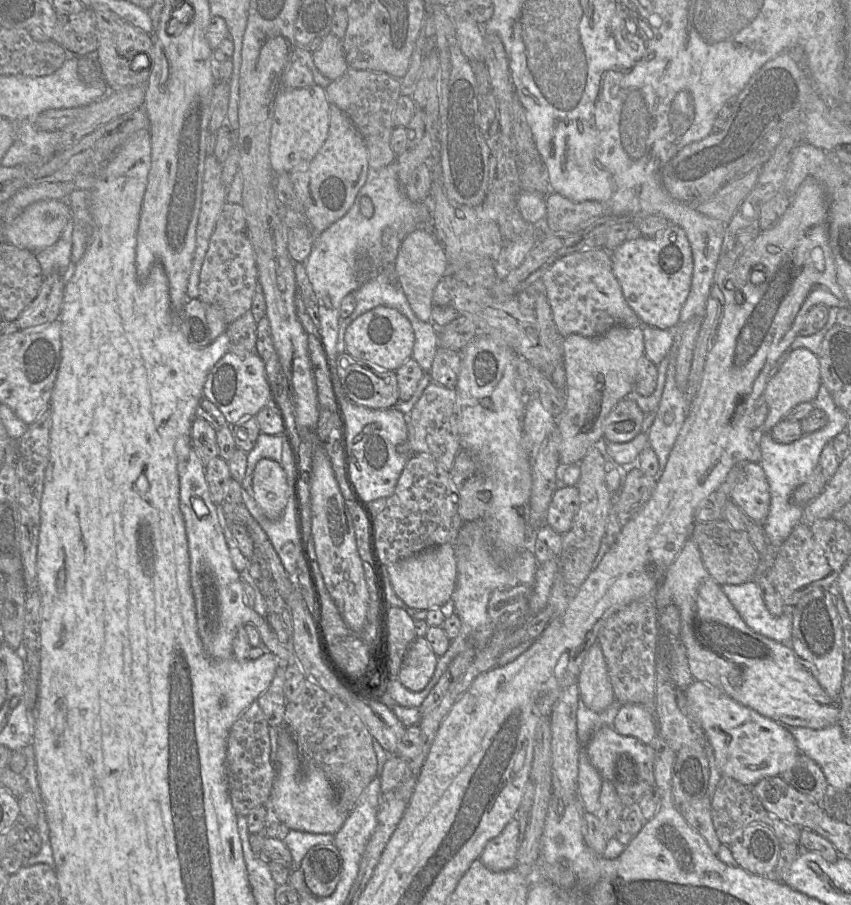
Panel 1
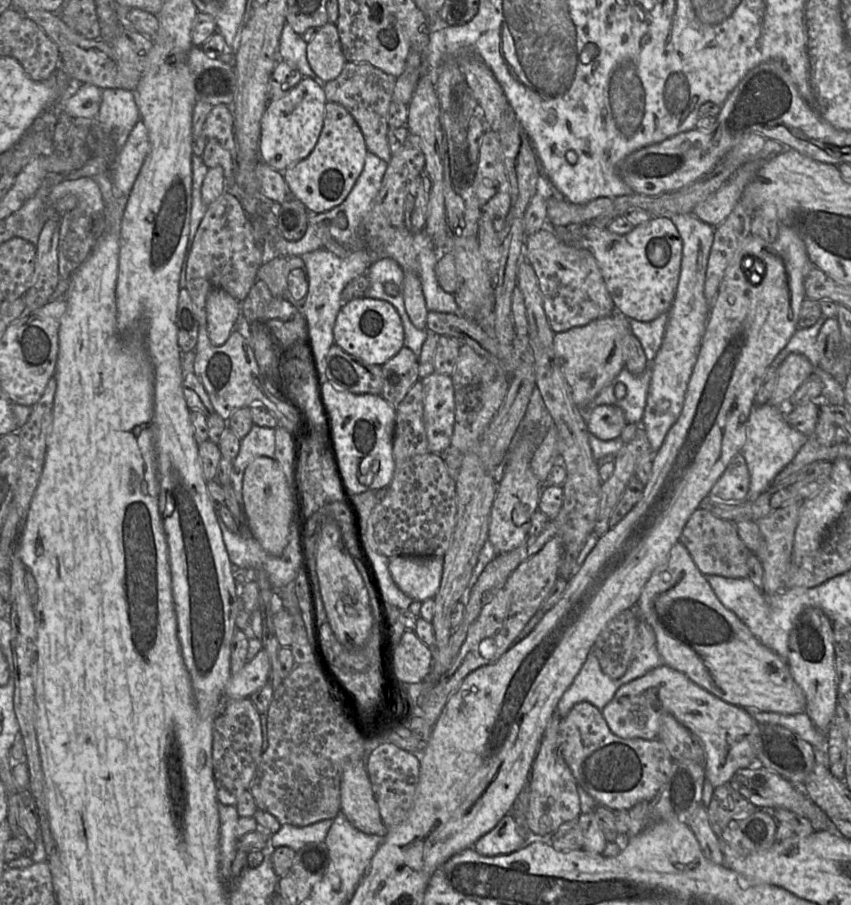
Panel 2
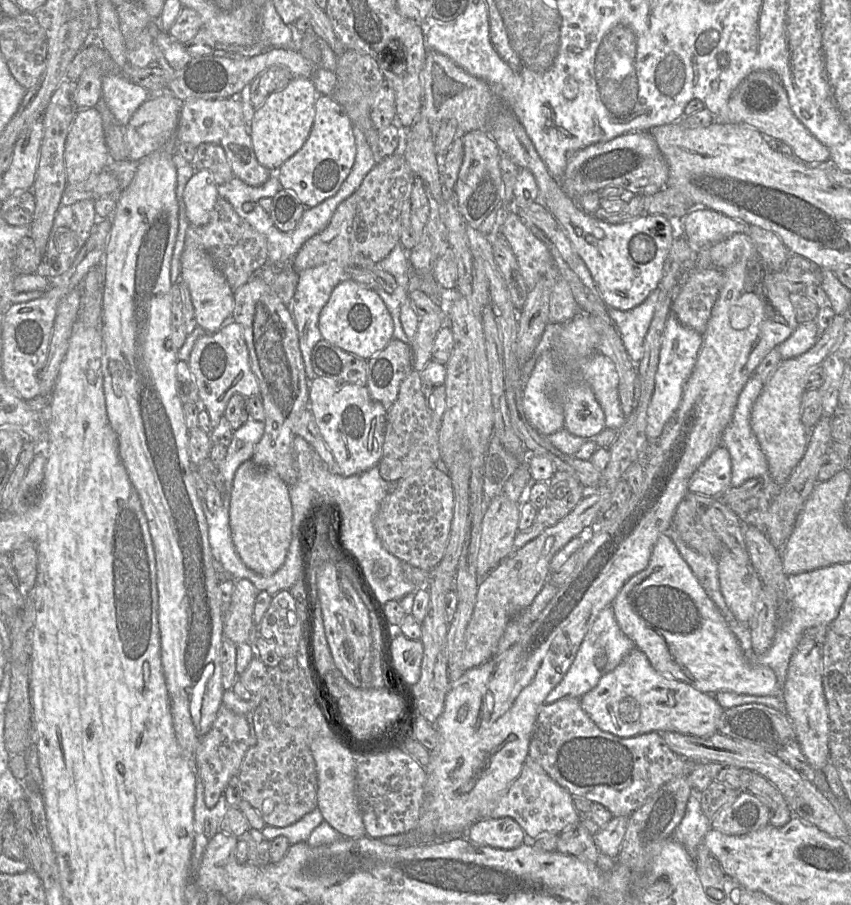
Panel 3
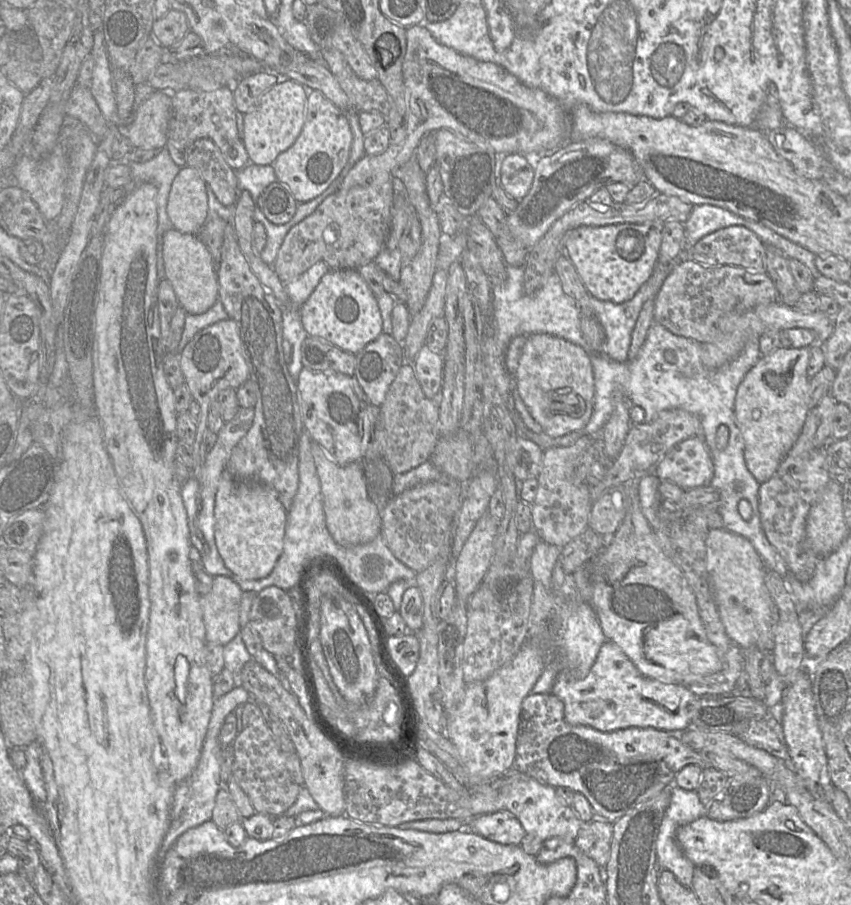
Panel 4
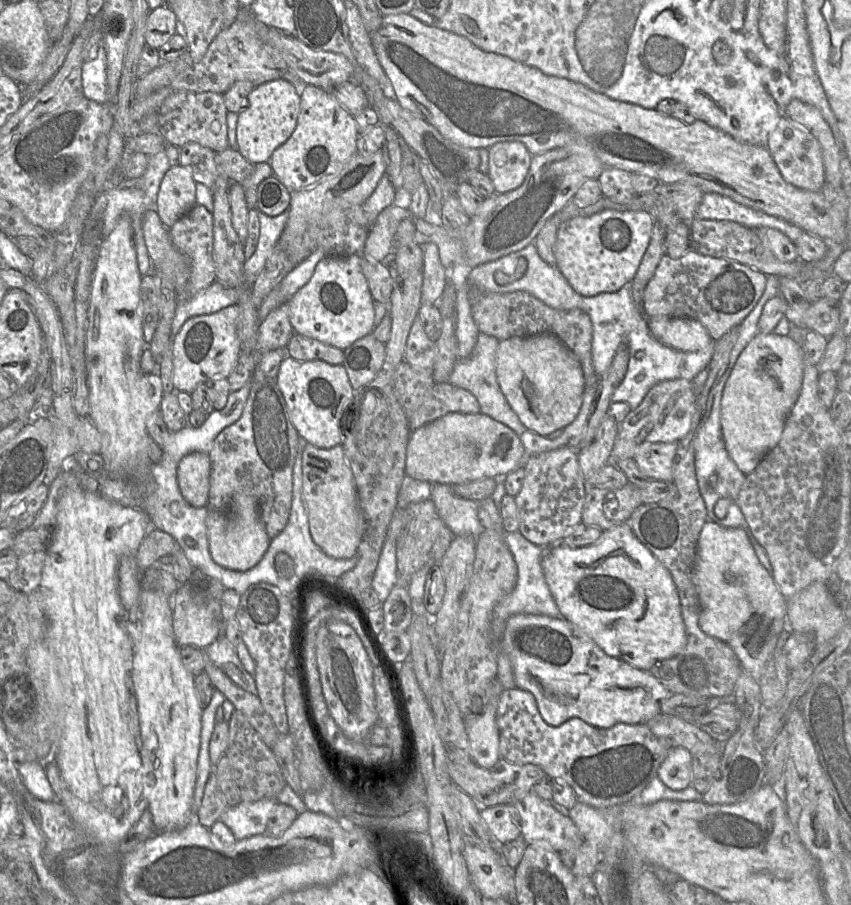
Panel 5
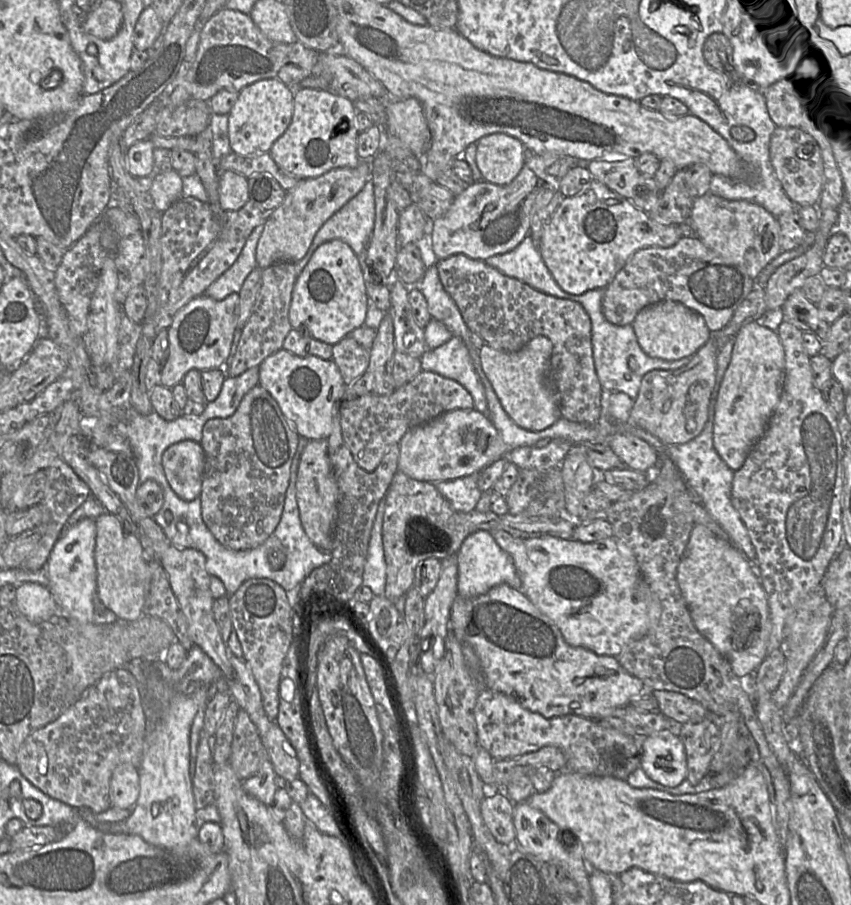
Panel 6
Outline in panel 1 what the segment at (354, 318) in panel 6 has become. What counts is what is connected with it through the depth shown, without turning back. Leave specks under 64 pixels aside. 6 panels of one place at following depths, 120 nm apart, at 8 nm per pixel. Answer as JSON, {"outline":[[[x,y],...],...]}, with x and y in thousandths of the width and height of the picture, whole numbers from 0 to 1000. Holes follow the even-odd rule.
{"outline":[[[456,338],[441,339],[415,354],[407,364],[405,387],[414,394],[465,410],[484,394],[488,370],[482,355]]]}

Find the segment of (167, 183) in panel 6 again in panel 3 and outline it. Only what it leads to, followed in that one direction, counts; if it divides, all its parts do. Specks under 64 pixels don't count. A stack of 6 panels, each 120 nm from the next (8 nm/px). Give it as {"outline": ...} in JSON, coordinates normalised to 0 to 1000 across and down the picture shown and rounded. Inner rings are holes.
{"outline":[[[230,188],[214,215],[217,238],[223,250],[241,249],[257,219],[256,206],[244,188]]]}

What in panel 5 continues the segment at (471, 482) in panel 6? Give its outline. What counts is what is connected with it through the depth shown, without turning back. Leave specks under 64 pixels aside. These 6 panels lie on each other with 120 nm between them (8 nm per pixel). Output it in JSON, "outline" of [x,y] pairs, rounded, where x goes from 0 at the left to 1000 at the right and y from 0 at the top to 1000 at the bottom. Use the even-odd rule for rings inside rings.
{"outline":[[[506,534],[506,550],[523,580],[536,592],[562,594],[570,583],[563,572],[563,554],[539,549],[532,536]]]}

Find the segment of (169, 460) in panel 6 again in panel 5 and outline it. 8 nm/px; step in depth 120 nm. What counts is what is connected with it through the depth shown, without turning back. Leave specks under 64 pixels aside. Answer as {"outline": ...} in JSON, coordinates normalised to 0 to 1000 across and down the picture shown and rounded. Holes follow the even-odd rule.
{"outline":[[[226,499],[208,515],[208,533],[217,554],[227,560],[240,560],[244,555],[248,510],[246,503]]]}

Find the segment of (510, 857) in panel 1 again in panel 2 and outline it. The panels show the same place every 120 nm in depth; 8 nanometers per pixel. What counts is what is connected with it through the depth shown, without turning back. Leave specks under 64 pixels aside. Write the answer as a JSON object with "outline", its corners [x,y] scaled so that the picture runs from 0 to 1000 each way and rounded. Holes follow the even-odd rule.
{"outline":[[[602,899],[593,901],[573,920],[564,925],[556,934],[558,940],[568,946],[599,944],[618,931],[611,915]]]}

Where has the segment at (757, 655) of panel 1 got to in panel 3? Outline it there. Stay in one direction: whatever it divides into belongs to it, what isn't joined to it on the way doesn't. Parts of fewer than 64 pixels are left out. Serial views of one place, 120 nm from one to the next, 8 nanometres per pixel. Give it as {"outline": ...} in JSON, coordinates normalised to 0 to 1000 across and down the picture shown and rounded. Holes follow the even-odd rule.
{"outline":[[[783,590],[774,592],[761,625],[733,645],[717,671],[730,697],[760,725],[774,744],[837,768],[848,764],[888,769],[915,767],[908,740],[877,726],[852,682]]]}

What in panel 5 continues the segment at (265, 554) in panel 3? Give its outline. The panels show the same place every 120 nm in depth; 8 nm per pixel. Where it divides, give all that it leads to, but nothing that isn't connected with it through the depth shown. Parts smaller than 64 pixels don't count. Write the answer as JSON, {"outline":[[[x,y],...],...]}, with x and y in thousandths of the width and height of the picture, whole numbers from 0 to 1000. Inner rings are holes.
{"outline":[[[283,548],[273,565],[248,565],[242,571],[244,604],[256,624],[277,631],[289,631],[302,624],[313,611],[318,596],[304,568],[304,557],[297,548]]]}

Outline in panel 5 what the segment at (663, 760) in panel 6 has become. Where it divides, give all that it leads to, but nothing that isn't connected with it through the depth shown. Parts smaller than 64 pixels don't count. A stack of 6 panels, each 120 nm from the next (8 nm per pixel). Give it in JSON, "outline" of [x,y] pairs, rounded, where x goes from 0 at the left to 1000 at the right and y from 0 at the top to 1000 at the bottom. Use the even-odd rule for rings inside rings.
{"outline":[[[791,824],[773,850],[774,860],[790,873],[803,873],[813,867],[812,832],[798,824]]]}

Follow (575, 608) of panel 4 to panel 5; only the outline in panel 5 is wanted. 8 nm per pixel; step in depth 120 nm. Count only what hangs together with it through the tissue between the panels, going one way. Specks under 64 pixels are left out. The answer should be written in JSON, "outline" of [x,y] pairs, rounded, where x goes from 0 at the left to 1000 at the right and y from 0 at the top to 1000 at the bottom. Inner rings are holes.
{"outline":[[[611,587],[592,589],[592,596],[608,623],[609,639],[604,651],[580,673],[578,698],[582,704],[588,702],[592,686],[603,678],[633,678],[663,684],[642,643],[637,627],[640,609],[645,606],[625,600]]]}

